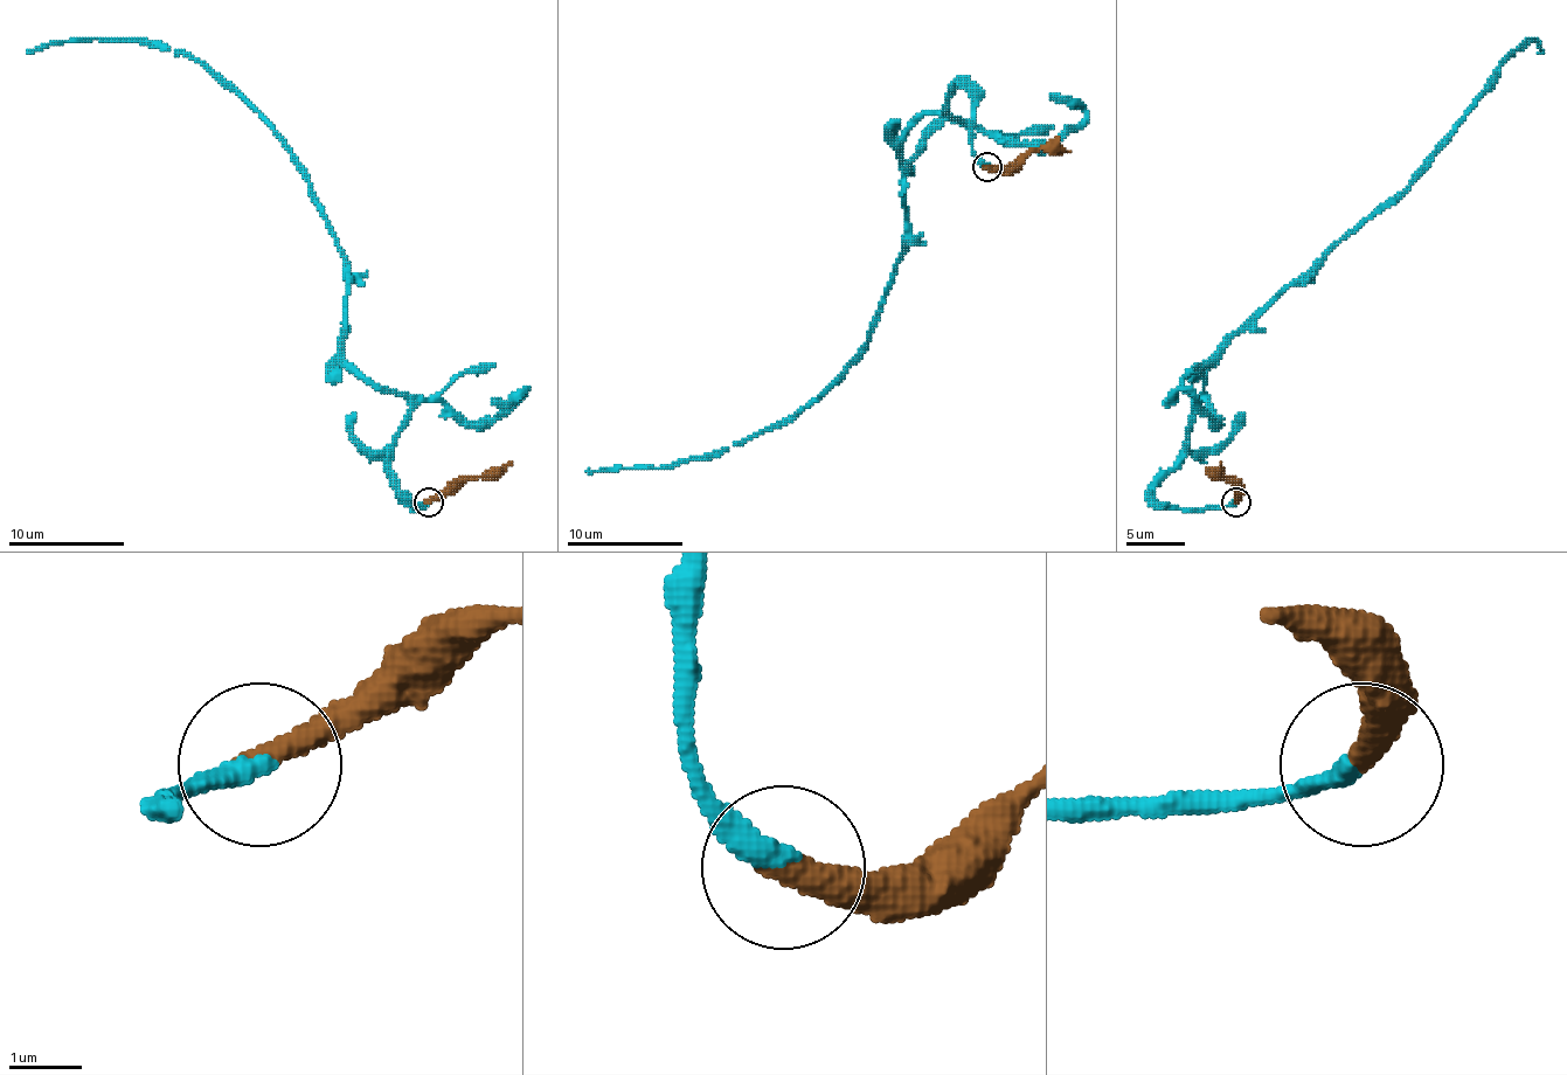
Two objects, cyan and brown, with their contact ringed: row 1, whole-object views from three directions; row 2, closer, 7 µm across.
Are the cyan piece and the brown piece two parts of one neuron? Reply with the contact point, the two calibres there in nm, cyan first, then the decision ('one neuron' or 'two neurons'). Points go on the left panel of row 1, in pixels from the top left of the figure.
at (428, 503); 320 nm thick on the cyan side, 400 nm on the other; one neuron

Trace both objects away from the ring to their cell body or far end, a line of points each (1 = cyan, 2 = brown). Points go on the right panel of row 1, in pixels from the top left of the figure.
1: (1235, 503), (1153, 497), (1180, 459), (1183, 381), (1407, 186), (1513, 50), (1537, 39), (1540, 53)
2: (1235, 503), (1238, 491), (1218, 473), (1221, 462)

